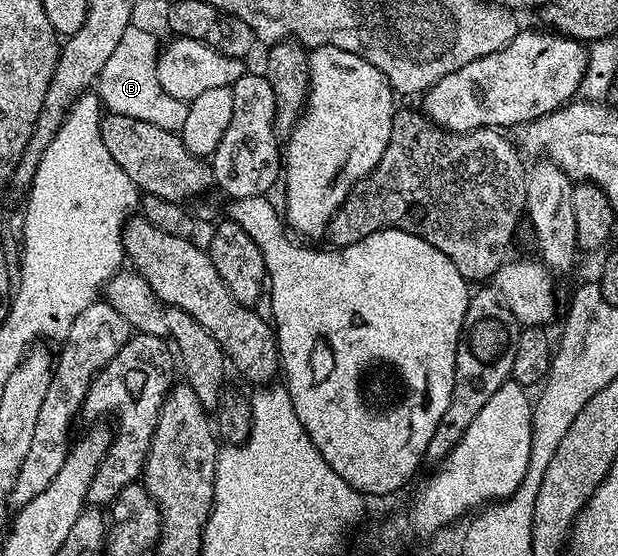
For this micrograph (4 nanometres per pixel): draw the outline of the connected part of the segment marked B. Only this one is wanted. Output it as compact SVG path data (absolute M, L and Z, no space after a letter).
M132 25L126 28L122 35L122 40L118 43L118 48L110 55L110 60L106 60L105 67L102 68L98 77L98 93L100 101L105 111L122 116L133 117L134 120L148 121L150 124L157 125L158 128L170 131L179 131L182 124L186 124L187 105L183 101L176 99L170 94L166 94L159 84L158 72L156 71L157 58L161 53L161 43L157 35Z

